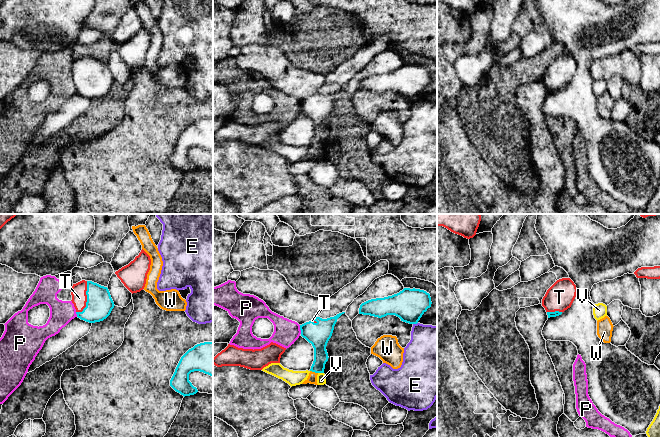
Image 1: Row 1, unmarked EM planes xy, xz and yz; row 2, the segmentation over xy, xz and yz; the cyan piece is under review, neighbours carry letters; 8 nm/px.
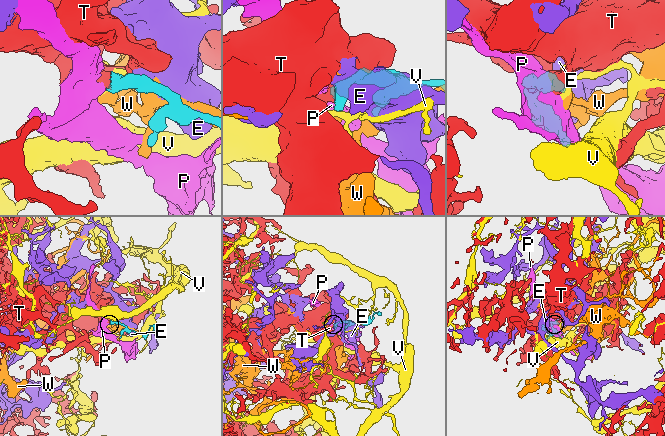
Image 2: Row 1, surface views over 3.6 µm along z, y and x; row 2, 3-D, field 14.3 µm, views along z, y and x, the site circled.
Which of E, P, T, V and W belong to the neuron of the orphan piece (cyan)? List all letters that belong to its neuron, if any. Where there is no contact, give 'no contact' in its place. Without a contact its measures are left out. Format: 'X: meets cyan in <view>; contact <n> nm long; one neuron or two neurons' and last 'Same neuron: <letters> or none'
E: meets cyan in xz; contact 40 nm long; two neurons
P: meets cyan in xz; contact 70 nm long; two neurons
T: meets cyan in xy; contact 280 nm long; one neuron
V: meets cyan in xz; contact 50 nm long; two neurons
W: meets cyan in xz; contact 70 nm long; two neurons
Same neuron: T

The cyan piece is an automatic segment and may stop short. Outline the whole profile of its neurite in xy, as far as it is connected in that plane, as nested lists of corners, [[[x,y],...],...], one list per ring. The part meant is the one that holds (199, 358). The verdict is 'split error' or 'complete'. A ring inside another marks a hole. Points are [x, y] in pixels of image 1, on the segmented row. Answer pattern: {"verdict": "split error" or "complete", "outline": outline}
{"verdict": "complete", "outline": [[[213,342],[197,344],[181,357],[170,386],[184,397],[196,394],[197,388],[189,381],[189,374],[194,371],[213,377]]]}

